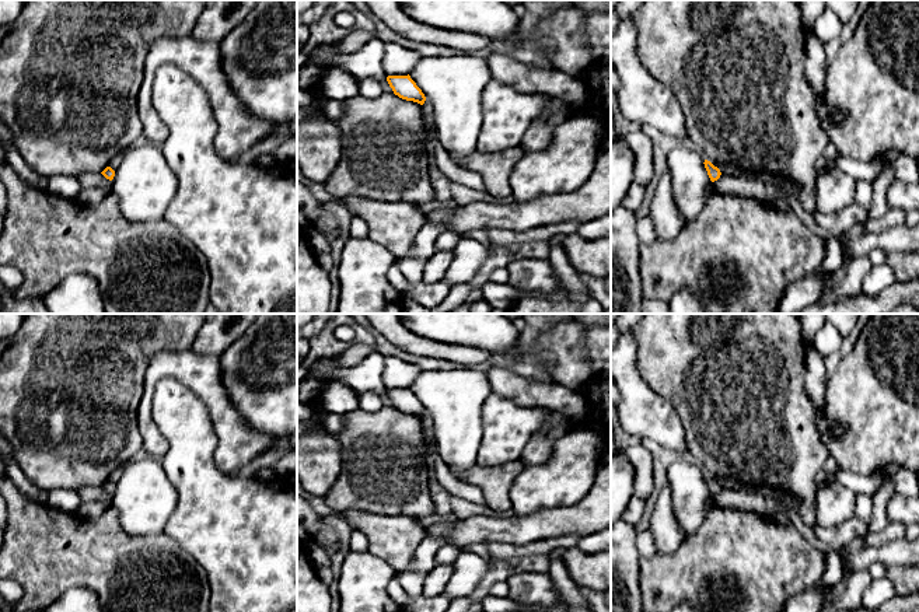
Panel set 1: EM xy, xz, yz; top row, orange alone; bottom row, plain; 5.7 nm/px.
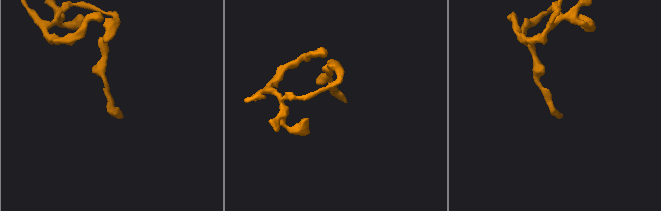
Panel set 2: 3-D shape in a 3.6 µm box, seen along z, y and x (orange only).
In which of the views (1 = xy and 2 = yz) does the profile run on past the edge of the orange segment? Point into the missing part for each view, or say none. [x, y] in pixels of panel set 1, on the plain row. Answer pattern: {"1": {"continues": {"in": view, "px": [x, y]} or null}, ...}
{"1": {"continues": null}, "2": {"continues": null}}

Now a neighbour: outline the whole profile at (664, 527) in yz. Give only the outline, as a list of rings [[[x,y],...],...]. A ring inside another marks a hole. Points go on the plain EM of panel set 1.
[[[670,483],[663,487],[653,517],[650,521],[656,552],[671,555],[682,543],[681,525],[678,524],[674,510]]]

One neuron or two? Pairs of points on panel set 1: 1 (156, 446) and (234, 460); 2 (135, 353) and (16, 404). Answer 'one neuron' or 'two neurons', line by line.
1: one neuron
2: one neuron

